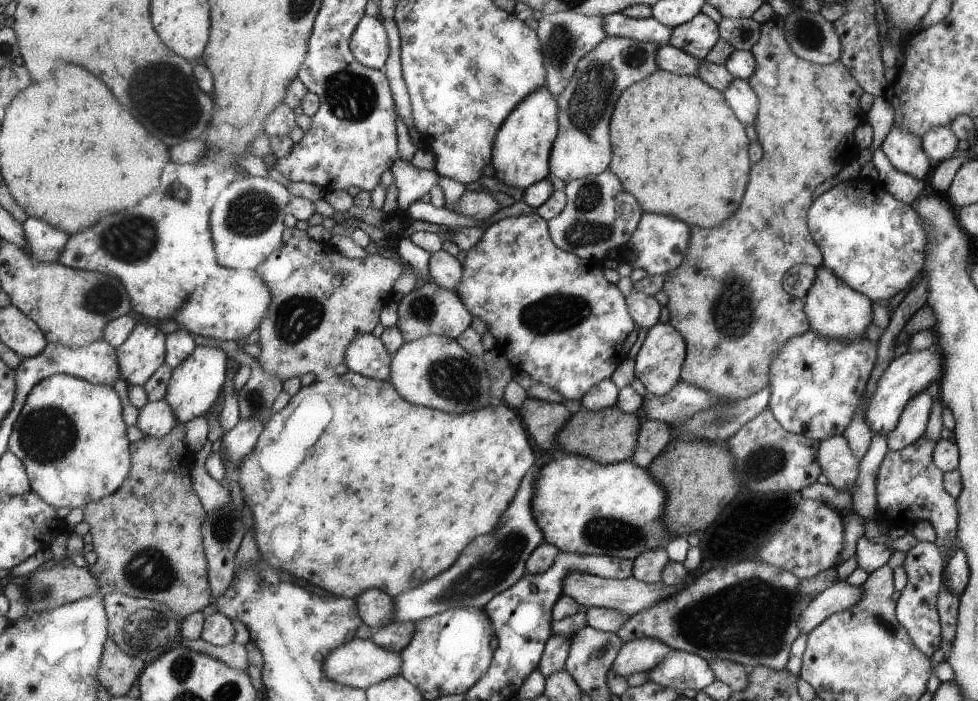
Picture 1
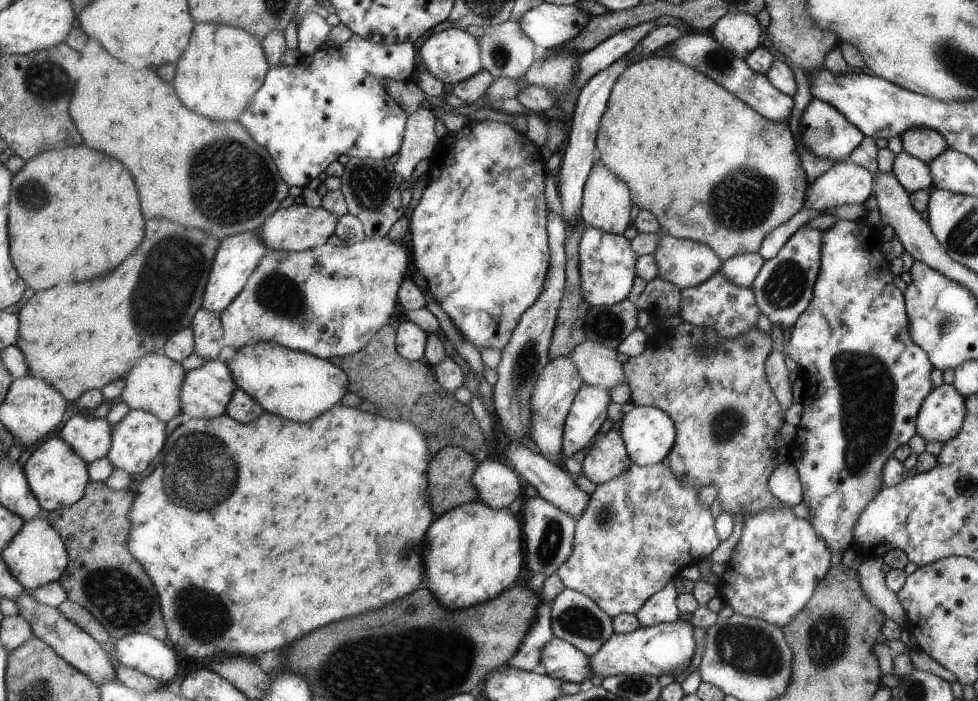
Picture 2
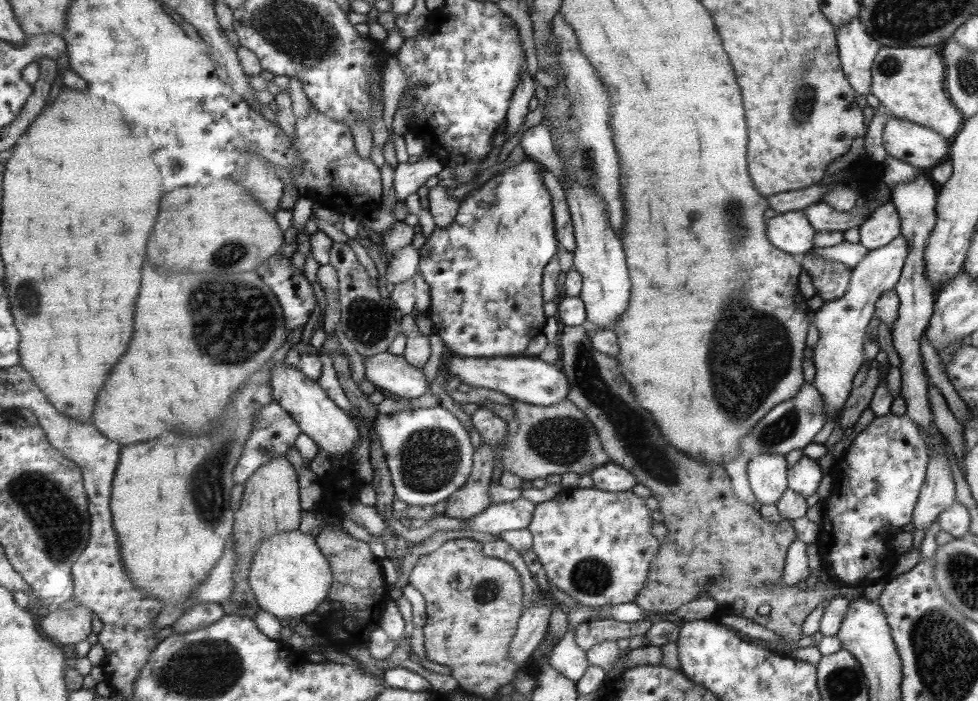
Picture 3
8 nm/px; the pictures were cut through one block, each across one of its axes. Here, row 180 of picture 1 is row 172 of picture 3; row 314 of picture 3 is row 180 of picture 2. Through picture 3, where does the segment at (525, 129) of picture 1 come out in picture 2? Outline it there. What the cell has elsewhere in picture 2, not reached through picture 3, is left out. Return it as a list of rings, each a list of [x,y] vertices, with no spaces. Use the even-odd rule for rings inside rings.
[[[467,121],[462,128],[460,128],[457,132],[447,133],[444,137],[438,140],[438,144],[432,153],[429,159],[429,170],[426,174],[426,186],[423,193],[421,193],[421,198],[419,198],[419,202],[417,206],[413,208],[412,212],[409,212],[407,215],[408,218],[408,239],[409,247],[411,248],[411,253],[413,254],[412,265],[413,268],[417,268],[420,271],[421,276],[423,276],[423,280],[427,282],[427,294],[437,302],[437,306],[451,318],[451,322],[455,324],[455,328],[457,330],[461,330],[461,334],[467,338],[467,342],[471,342],[475,348],[495,348],[496,350],[501,351],[501,348],[506,347],[506,345],[510,341],[510,337],[513,335],[513,331],[516,327],[518,327],[519,320],[526,313],[527,308],[531,307],[531,304],[535,303],[535,300],[542,293],[542,288],[545,286],[546,279],[546,271],[550,265],[550,250],[547,250],[547,242],[549,241],[549,234],[546,233],[546,223],[547,223],[547,212],[545,212],[545,198],[543,198],[543,178],[545,178],[545,174],[543,174],[543,160],[541,160],[541,154],[537,152],[537,148],[535,146],[531,146],[527,140],[525,140],[525,135],[521,136],[521,134],[517,134],[516,130],[513,130],[511,126],[507,126],[507,124],[500,124],[497,122],[491,121]]]

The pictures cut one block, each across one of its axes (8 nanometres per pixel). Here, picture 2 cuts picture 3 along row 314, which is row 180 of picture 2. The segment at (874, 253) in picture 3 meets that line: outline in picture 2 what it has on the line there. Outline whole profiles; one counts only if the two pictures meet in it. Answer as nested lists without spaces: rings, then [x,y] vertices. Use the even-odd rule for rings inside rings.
[[[850,161],[834,164],[811,182],[806,198],[807,209],[863,204],[873,192],[873,184],[871,172],[863,166]]]

